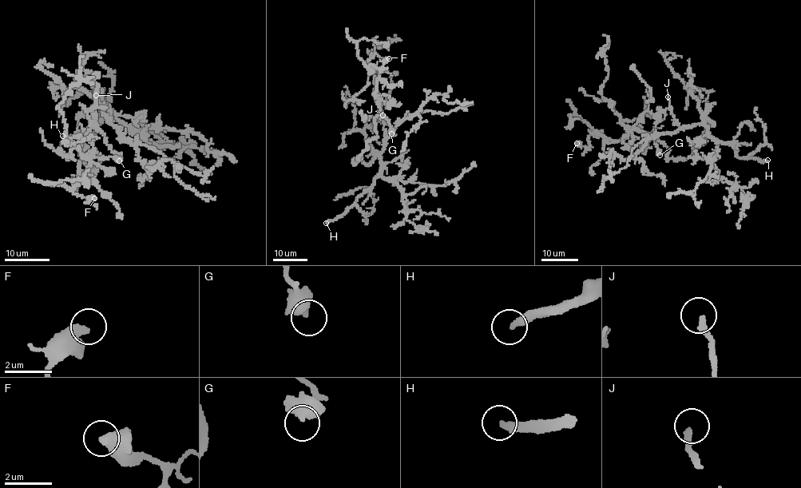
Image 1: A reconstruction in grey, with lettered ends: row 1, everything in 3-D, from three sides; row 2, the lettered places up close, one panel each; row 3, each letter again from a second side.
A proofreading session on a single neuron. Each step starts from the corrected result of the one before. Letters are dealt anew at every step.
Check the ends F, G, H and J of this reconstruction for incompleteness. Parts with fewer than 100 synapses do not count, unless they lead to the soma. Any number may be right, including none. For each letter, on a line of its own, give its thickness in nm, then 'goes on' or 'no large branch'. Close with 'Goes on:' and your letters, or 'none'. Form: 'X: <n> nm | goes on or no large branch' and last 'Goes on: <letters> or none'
F: 500 nm | no large branch
G: 320 nm | no large branch
H: 320 nm | goes on
J: 200 nm | no large branch
Goes on: H

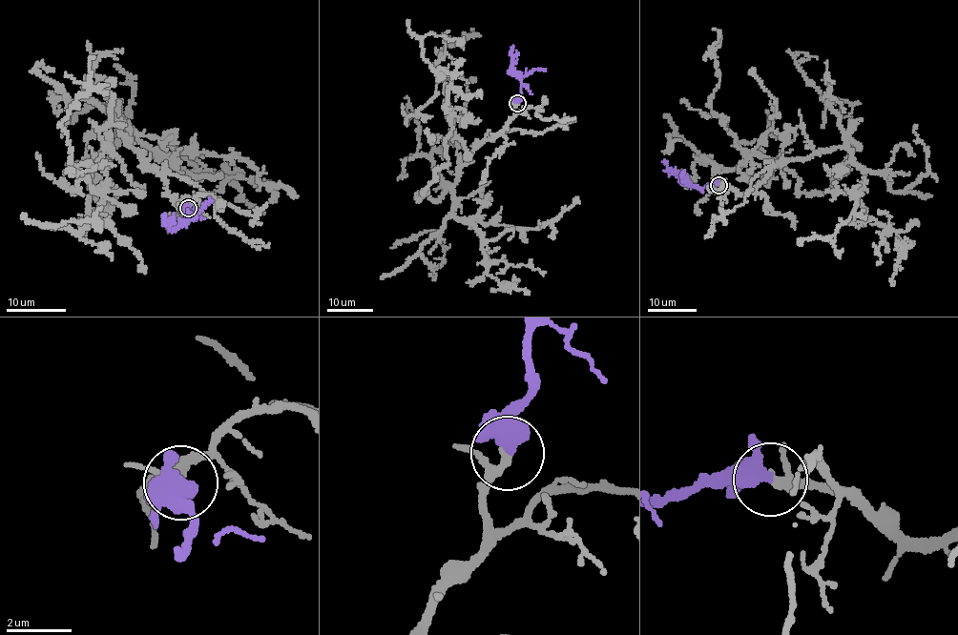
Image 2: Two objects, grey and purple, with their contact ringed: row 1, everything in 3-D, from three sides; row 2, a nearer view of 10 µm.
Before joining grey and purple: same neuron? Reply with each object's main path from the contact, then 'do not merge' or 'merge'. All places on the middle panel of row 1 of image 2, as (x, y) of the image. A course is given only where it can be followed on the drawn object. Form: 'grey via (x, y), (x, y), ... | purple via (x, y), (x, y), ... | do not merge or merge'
grey via (517, 102), (456, 183), (418, 199), (447, 160), (437, 51), (471, 29) | purple via (517, 102), (520, 78), (510, 52), (513, 46) | merge

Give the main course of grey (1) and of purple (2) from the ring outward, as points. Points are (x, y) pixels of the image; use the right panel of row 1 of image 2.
1: (718, 184), (752, 191), (783, 162), (846, 137), (859, 148), (811, 194), (745, 155), (711, 109), (712, 30)
2: (718, 184), (689, 185), (663, 160)

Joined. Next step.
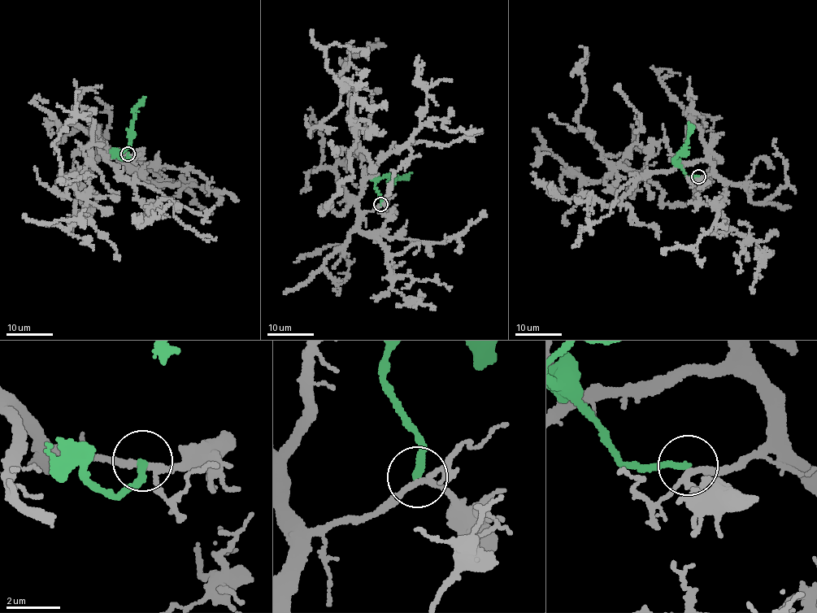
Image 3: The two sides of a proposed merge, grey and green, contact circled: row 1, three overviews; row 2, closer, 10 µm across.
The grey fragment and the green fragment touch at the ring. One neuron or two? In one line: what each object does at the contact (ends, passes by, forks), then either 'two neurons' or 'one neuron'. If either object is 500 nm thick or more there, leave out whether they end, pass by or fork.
grey forks; green ends; two neurons

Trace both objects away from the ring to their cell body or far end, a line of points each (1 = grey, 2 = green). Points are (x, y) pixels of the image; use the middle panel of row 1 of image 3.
1: (380, 204), (362, 213), (352, 200), (341, 214), (320, 208), (352, 176), (355, 120), (341, 62), (376, 38)
2: (380, 203), (381, 197), (375, 187), (376, 181), (390, 174), (393, 180), (411, 173)

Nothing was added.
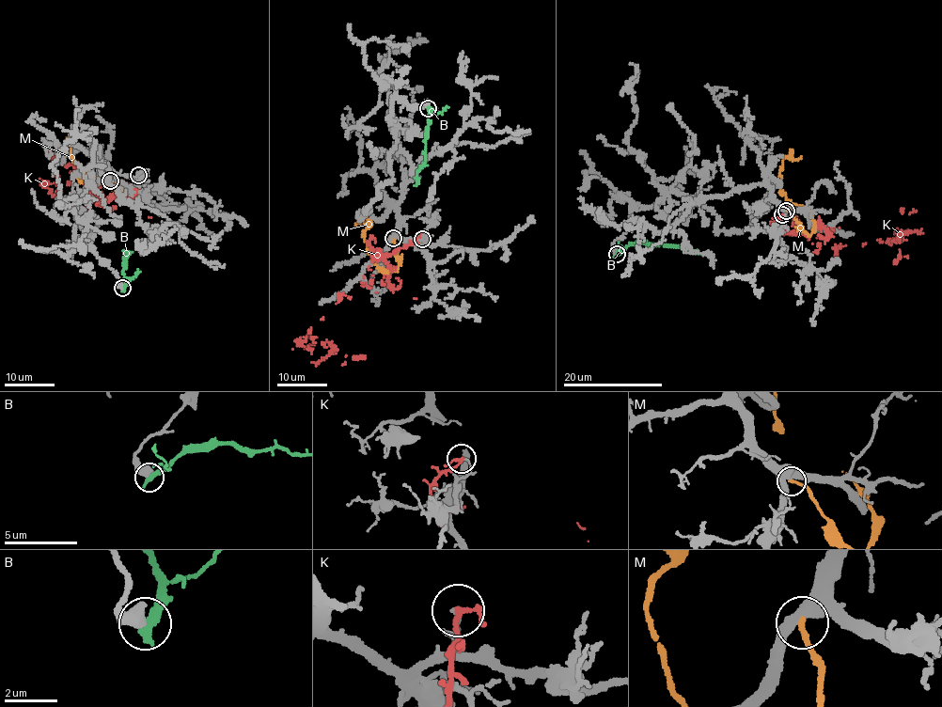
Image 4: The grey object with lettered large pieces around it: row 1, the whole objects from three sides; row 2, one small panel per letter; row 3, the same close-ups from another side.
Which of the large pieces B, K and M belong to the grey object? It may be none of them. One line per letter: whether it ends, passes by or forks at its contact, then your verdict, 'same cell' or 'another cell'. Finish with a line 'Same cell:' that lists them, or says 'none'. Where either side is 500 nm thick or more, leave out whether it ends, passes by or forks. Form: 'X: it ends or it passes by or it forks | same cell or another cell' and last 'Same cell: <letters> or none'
B: another cell
K: it passes by | another cell
M: it ends | another cell
Same cell: none

